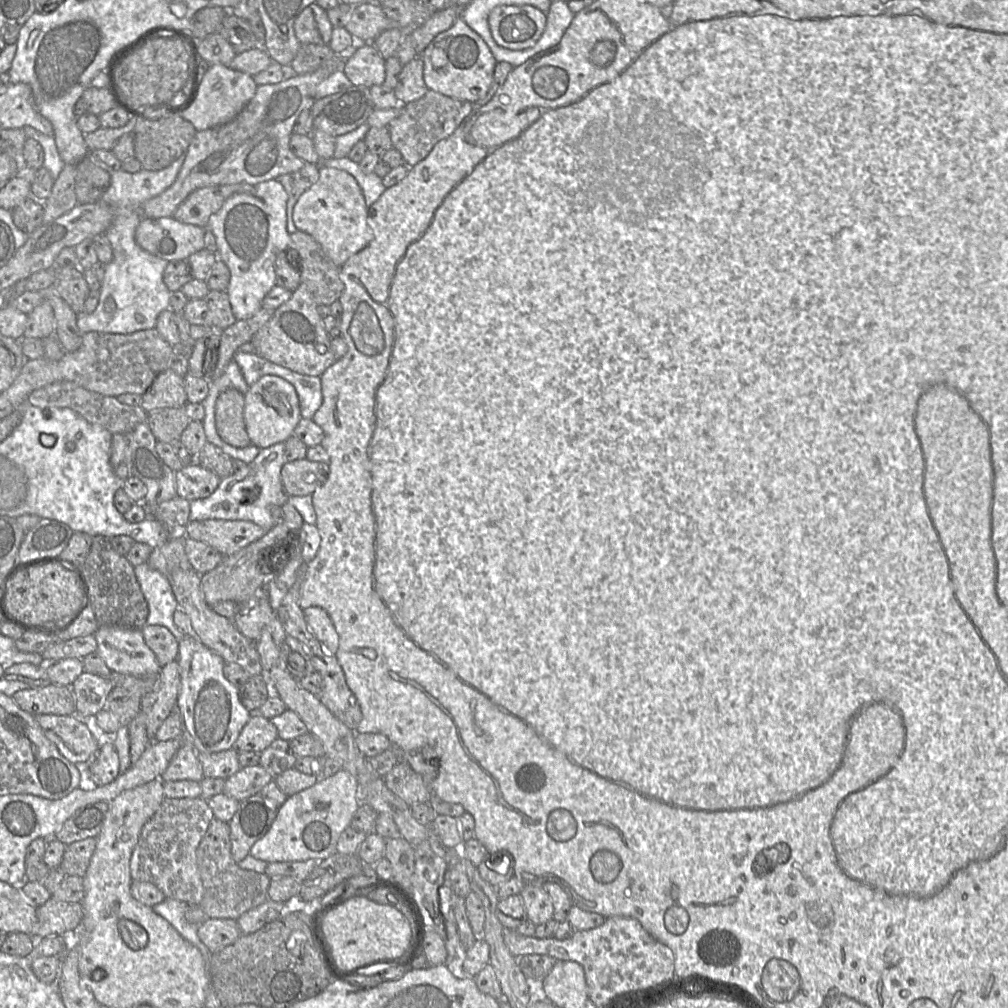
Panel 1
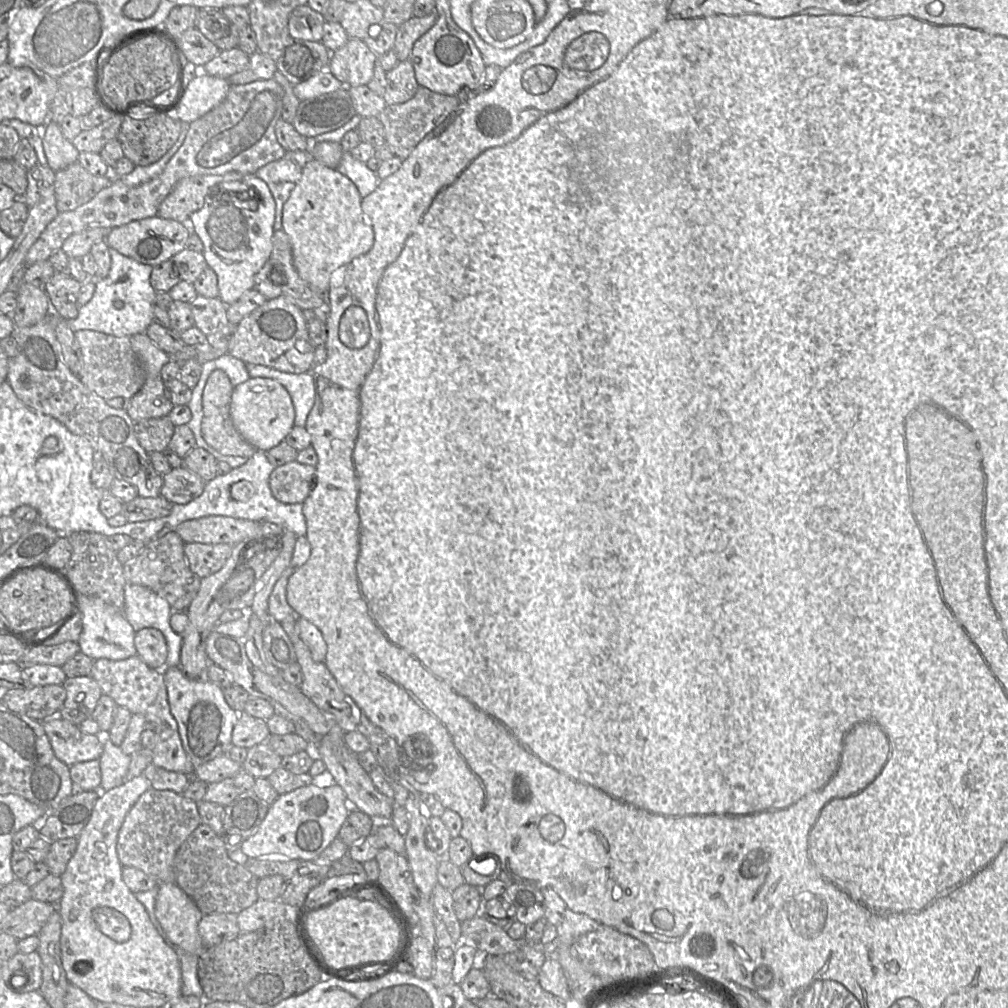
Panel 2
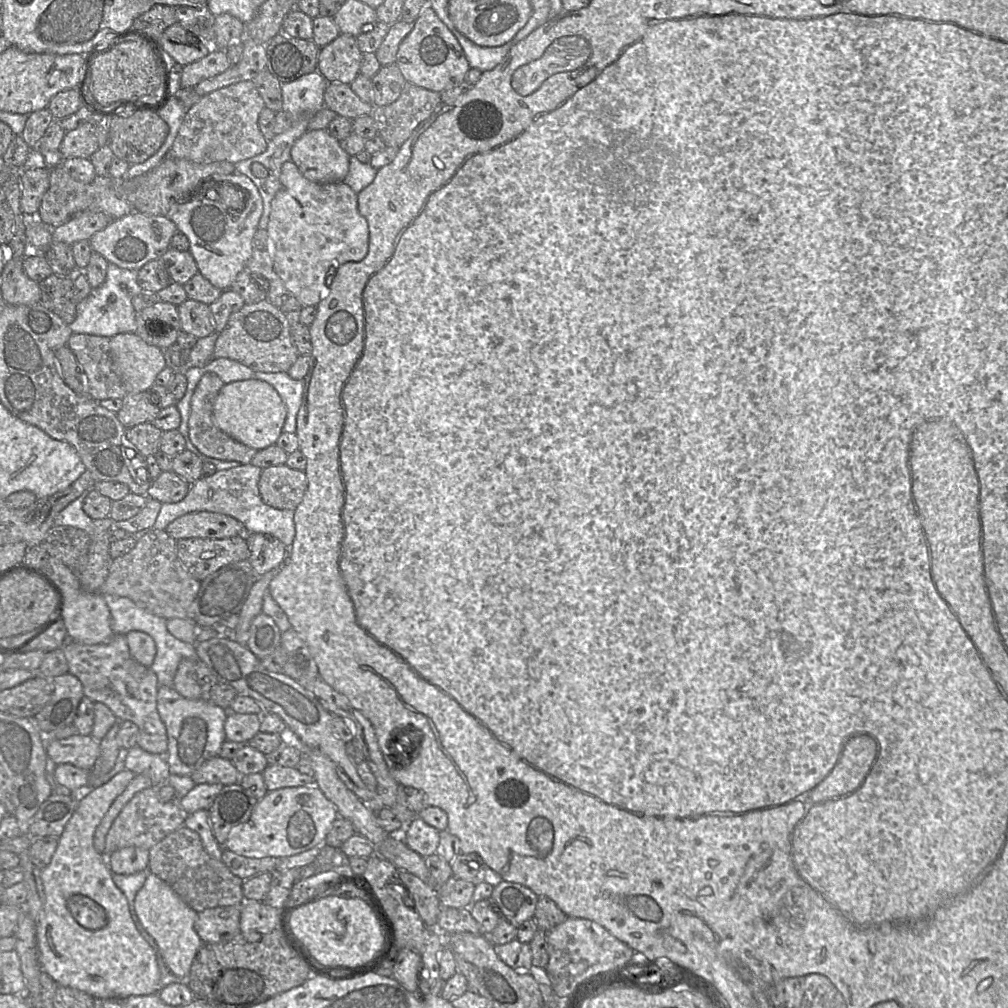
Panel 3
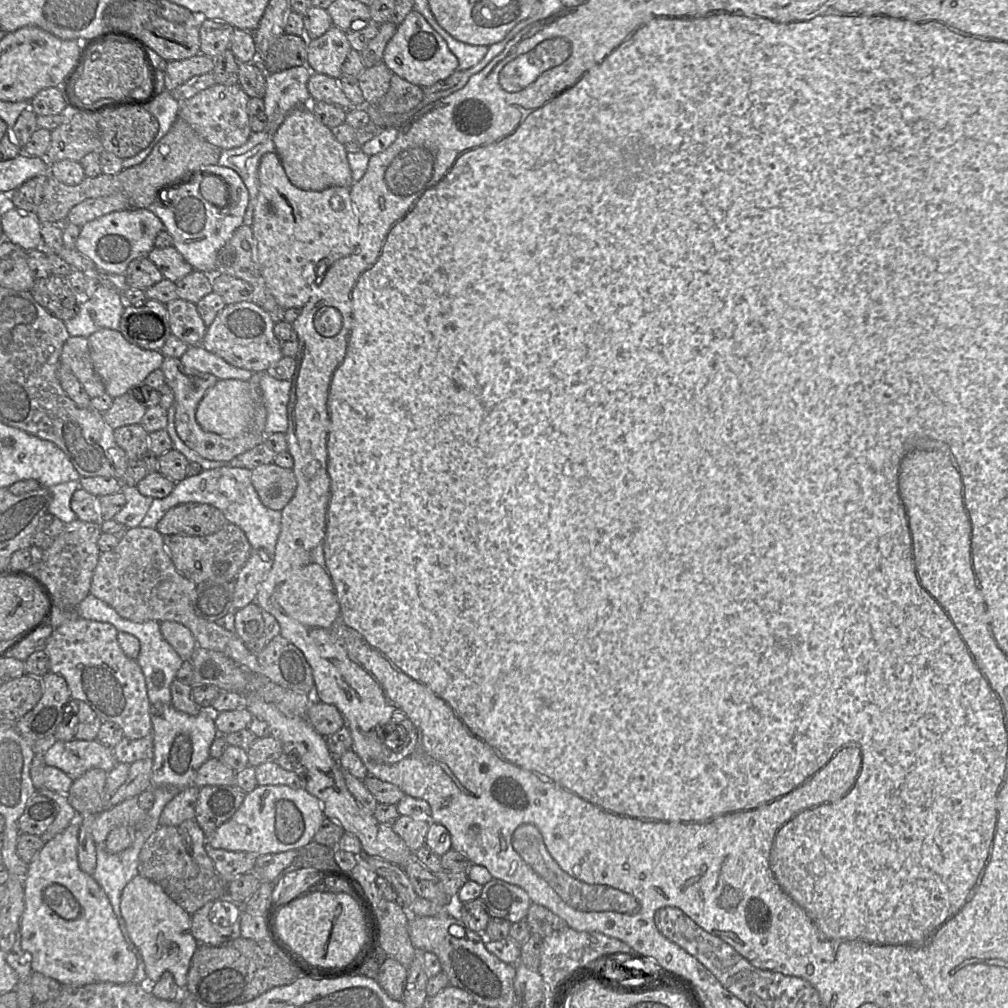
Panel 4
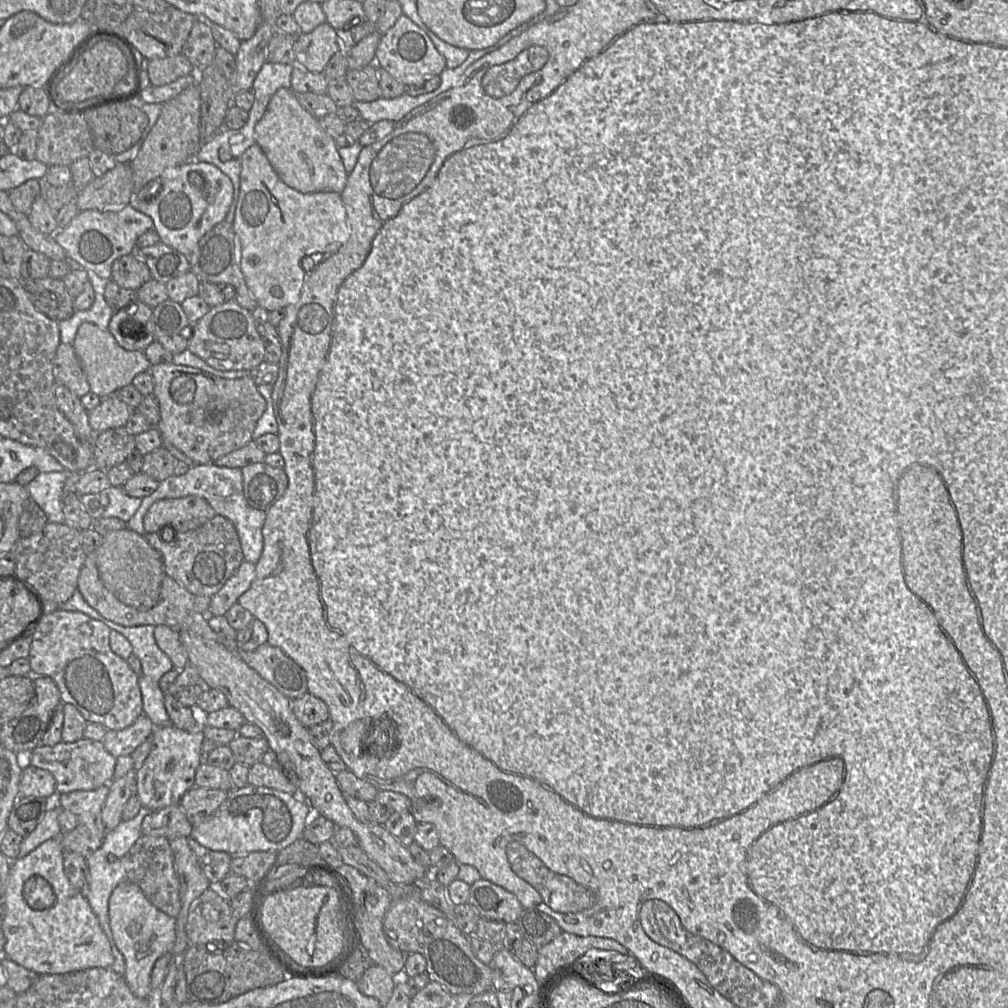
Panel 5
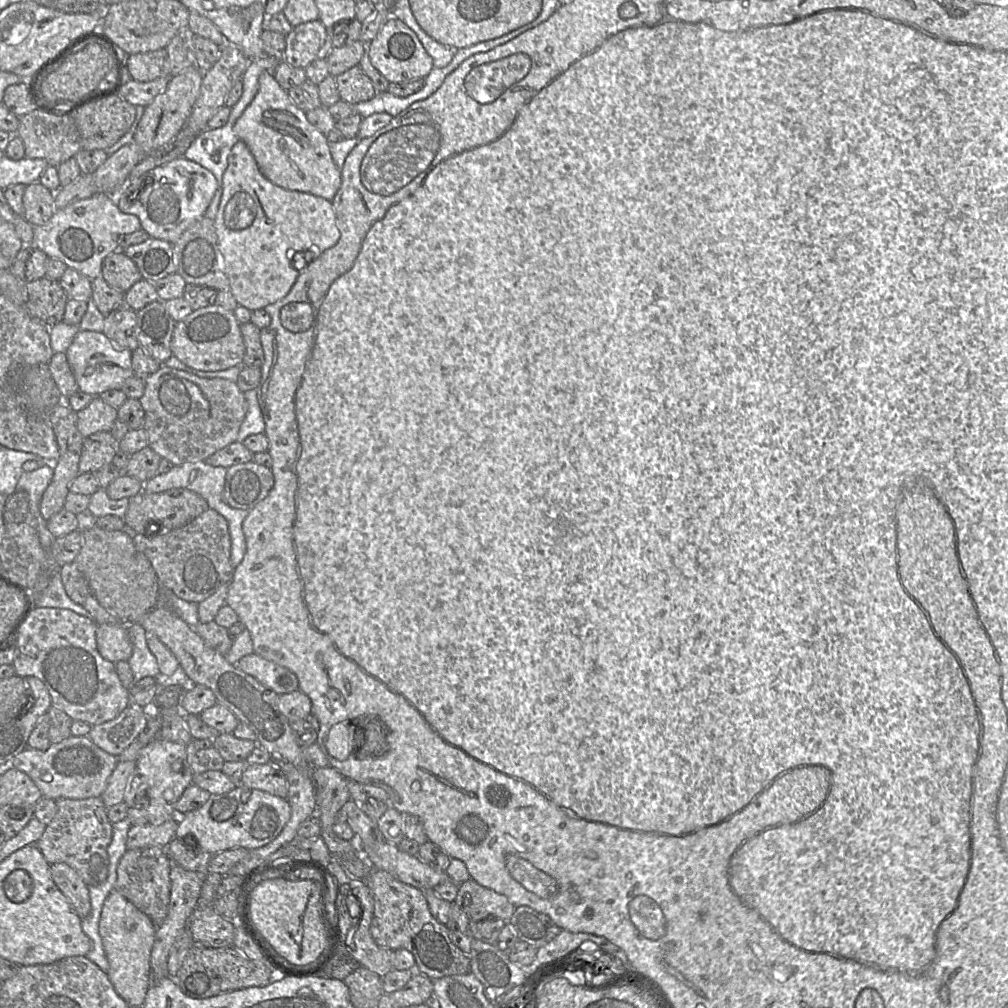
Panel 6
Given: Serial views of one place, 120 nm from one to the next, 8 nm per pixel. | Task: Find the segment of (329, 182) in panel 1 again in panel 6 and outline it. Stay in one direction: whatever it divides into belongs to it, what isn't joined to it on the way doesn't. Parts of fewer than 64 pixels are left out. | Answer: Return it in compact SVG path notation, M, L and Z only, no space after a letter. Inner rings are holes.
M241 140L231 148L228 166L222 176L221 190L220 204L214 218L218 245L231 292L238 305L250 311L264 309L285 297L300 271L319 252L334 246L340 238L331 201L310 193L287 190L272 183L261 173L248 146Z

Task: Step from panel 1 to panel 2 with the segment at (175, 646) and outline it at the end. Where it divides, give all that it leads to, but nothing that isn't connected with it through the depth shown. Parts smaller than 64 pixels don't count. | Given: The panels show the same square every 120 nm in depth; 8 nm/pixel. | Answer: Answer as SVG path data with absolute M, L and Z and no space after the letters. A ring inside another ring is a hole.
M144 628L135 633L137 656L150 668L163 671L168 655L164 635L155 628Z

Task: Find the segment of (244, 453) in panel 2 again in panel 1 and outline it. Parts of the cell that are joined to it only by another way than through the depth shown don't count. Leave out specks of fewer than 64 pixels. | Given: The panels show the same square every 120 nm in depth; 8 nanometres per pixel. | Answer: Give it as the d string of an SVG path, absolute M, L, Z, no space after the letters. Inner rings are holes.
M234 388L221 392L216 401L215 424L227 444L244 448L251 444L244 420L244 394Z

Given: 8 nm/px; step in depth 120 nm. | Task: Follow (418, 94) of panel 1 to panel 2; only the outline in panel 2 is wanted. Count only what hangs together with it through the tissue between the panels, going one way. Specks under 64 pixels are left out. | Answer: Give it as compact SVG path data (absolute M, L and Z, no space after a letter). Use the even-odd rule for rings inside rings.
M409 60L399 61L386 72L386 90L382 97L387 105L400 104L410 100L418 88L412 63Z

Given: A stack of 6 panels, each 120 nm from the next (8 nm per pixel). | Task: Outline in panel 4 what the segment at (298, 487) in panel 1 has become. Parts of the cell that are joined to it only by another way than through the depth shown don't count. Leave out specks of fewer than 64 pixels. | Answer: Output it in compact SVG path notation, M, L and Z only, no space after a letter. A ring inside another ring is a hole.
M273 462L254 468L251 481L263 505L279 511L289 503L297 488L292 468L283 468Z

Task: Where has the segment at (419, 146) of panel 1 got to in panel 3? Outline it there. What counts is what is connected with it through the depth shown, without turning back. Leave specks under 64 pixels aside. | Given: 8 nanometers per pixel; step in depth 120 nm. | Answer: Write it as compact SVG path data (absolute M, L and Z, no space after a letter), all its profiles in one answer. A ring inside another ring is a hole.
M406 82L396 101L374 106L370 115L386 146L399 148L441 104L438 92Z

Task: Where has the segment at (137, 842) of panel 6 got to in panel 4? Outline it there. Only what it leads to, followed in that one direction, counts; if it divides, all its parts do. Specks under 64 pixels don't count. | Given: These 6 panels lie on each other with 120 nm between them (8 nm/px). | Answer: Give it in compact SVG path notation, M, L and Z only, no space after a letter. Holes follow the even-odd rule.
M192 785L180 791L162 810L160 826L178 827L182 822L194 819L200 788Z

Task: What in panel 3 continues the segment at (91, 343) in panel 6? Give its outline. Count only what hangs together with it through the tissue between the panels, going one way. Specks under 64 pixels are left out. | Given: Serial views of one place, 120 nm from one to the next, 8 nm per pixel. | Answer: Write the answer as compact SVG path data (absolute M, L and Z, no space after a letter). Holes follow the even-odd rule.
M124 333L110 338L113 367L127 393L147 391L165 368L164 352L147 344L135 333Z

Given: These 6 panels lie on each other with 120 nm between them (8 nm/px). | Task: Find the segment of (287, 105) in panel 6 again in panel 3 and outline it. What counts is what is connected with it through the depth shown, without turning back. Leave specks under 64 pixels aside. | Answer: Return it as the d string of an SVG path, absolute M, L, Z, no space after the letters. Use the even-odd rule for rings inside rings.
M326 129L307 130L293 144L291 161L308 180L340 182L349 171L350 155Z

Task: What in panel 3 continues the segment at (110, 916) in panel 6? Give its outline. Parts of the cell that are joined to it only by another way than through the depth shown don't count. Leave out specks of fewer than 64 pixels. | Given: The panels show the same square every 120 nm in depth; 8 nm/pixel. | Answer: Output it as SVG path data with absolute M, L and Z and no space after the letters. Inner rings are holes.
M154 874L147 876L137 892L134 898L134 911L138 921L155 940L163 962L169 970L176 976L188 977L193 961L203 945L195 930L198 913L165 881Z

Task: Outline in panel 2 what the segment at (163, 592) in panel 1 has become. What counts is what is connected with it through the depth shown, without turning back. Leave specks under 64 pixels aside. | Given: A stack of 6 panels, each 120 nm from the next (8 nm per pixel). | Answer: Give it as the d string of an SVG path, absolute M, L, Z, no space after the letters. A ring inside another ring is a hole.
M127 583L122 611L135 632L144 628L159 630L168 648L165 668L179 666L182 635L175 633L170 626L174 610L164 598L147 587Z

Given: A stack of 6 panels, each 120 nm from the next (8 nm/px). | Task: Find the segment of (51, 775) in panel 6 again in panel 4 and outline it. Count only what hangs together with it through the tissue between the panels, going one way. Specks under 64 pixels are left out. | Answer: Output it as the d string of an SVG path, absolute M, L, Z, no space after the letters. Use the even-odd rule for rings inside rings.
M96 739L56 741L43 751L43 761L46 766L60 769L73 781L93 768L108 773L118 764L113 749Z

